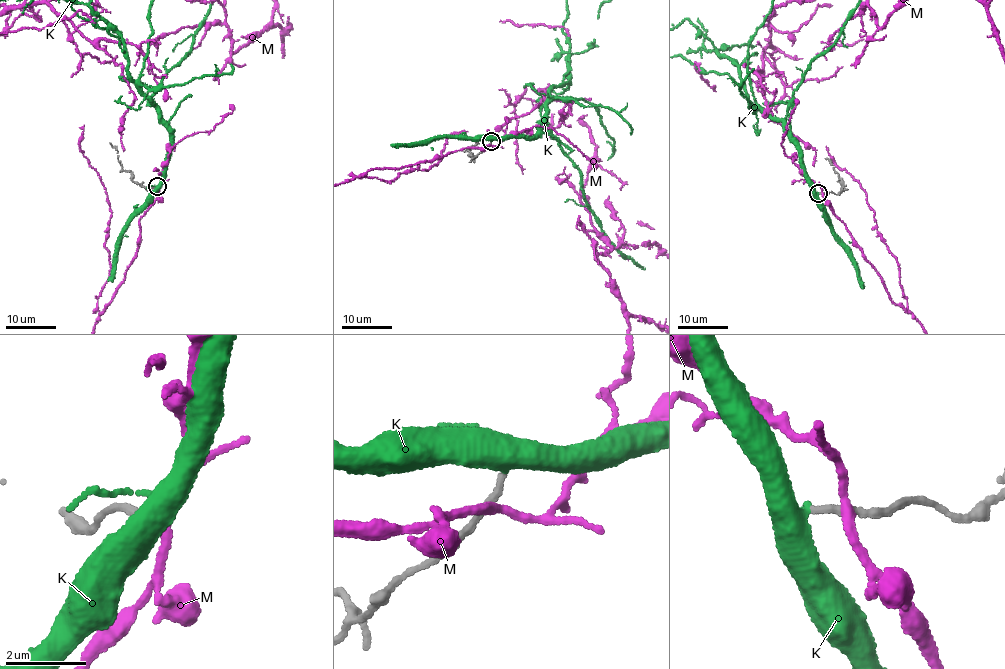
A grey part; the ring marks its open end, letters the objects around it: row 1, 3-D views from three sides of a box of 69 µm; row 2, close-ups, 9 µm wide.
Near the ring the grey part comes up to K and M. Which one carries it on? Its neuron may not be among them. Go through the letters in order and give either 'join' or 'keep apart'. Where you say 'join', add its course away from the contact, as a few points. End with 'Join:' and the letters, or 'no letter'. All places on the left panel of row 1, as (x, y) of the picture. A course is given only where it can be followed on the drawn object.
K: join
M: keep apart
Join: K

